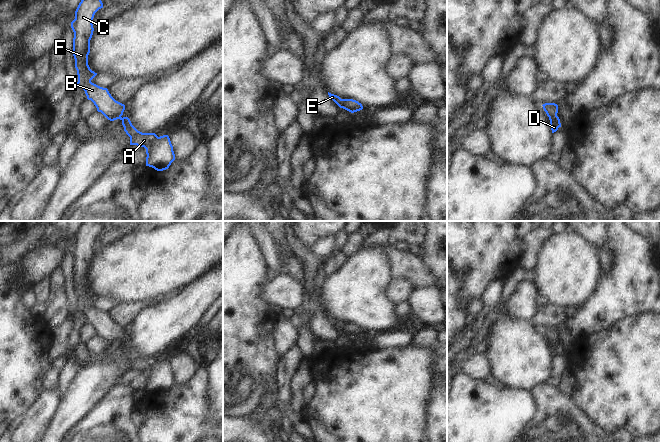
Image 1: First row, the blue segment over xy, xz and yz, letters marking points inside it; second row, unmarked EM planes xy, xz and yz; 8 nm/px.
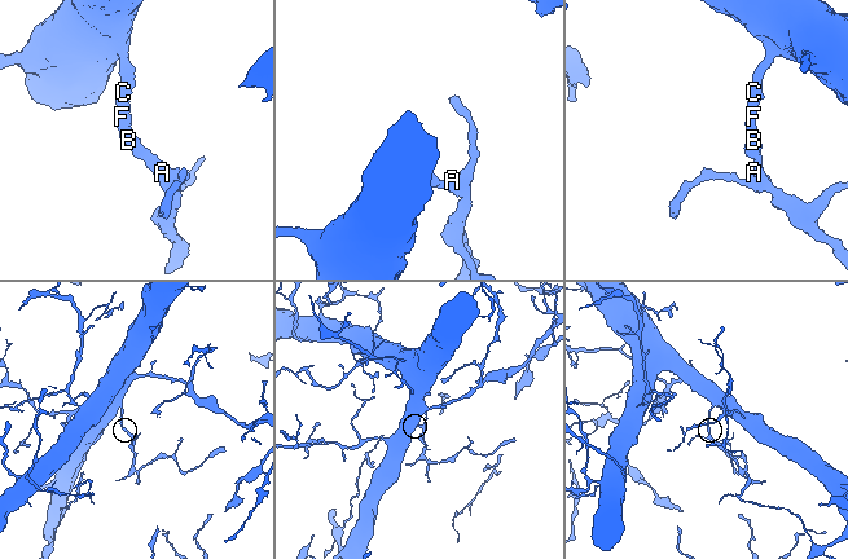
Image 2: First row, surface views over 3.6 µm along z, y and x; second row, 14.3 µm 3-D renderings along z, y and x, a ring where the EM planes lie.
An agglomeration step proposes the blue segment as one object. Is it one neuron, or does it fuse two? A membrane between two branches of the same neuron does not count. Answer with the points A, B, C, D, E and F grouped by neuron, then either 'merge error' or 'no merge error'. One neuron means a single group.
A B C D E F | no merge error

